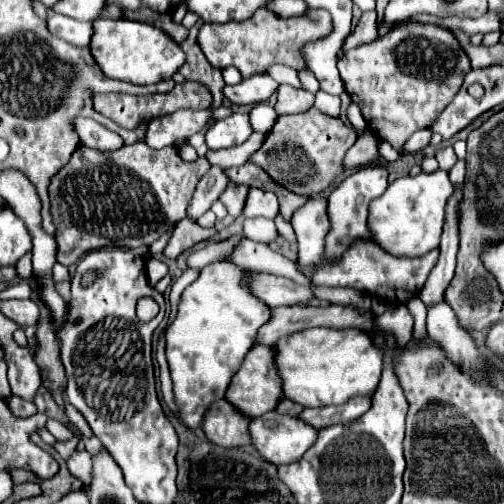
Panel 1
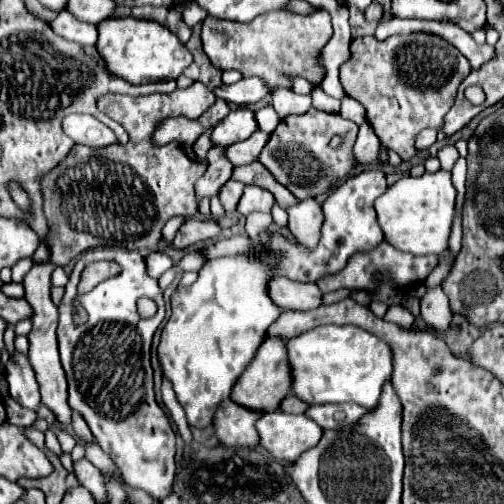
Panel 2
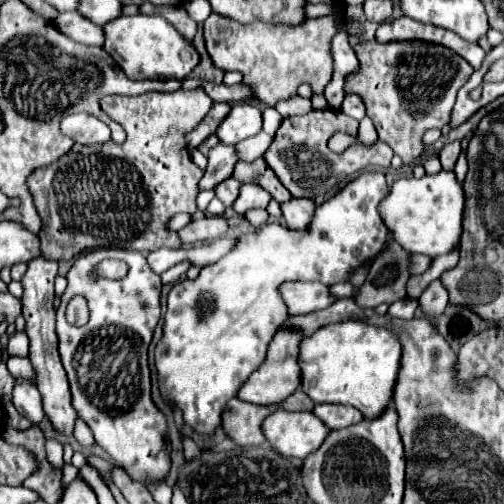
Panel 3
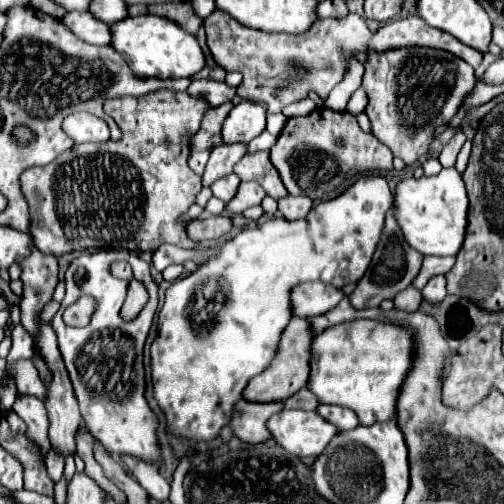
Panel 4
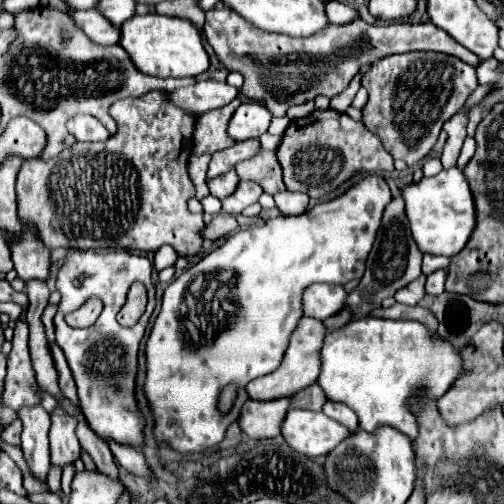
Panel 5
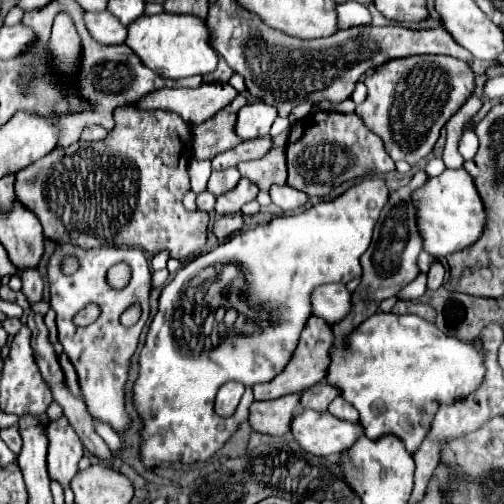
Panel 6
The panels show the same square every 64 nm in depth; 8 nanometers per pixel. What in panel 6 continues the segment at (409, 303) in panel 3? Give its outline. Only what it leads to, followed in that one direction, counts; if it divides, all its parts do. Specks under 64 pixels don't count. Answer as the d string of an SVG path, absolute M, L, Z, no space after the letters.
M418 274L416 280L412 280L400 294L398 298L406 298L406 300L416 300L426 292L426 274Z

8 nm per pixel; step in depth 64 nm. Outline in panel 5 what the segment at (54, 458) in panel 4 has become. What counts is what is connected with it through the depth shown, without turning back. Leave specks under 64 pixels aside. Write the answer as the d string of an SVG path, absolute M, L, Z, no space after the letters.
M51 465L48 472L47 484L50 488L50 491L56 494L57 496L60 496L61 476L62 469L60 467Z

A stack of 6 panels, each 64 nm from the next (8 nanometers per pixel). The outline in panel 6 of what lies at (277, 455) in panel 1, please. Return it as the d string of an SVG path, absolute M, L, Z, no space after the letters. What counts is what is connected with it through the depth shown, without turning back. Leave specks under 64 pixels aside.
M302 410L292 420L292 434L306 452L328 456L348 450L364 434L364 426L360 420L340 420L330 412Z

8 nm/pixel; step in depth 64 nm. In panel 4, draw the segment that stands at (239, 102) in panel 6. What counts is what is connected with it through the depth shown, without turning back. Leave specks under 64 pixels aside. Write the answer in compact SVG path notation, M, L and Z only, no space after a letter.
M226 102L222 106L216 106L204 112L200 130L192 136L192 150L212 150L224 144L222 124L232 108L234 108L234 102Z

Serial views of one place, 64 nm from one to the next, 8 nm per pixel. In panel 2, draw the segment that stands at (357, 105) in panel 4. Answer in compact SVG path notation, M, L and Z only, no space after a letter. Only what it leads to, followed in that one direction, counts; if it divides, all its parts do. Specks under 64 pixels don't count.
M346 96L346 98L342 100L340 116L348 118L348 120L352 120L352 122L356 122L356 124L362 124L362 122L366 120L366 116L364 116L364 106L362 106L360 102L352 100L350 96Z

